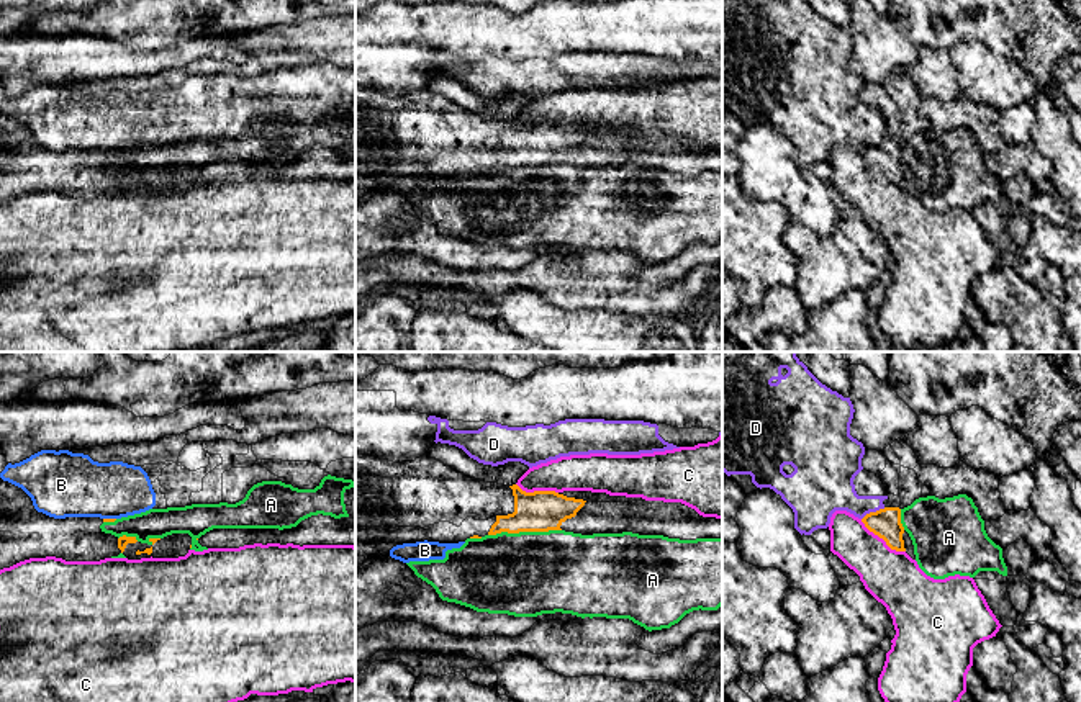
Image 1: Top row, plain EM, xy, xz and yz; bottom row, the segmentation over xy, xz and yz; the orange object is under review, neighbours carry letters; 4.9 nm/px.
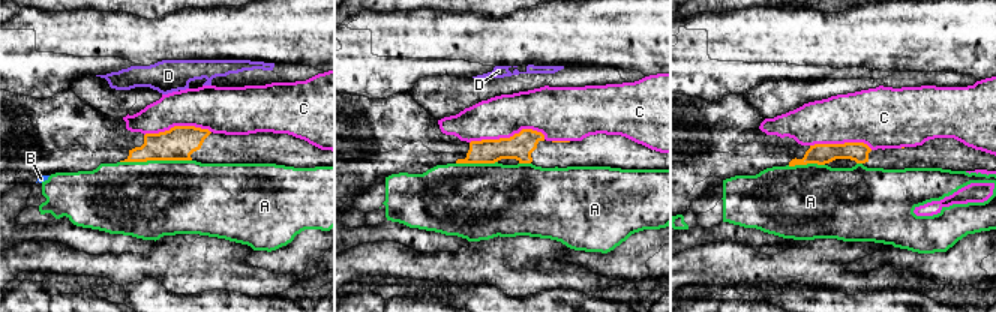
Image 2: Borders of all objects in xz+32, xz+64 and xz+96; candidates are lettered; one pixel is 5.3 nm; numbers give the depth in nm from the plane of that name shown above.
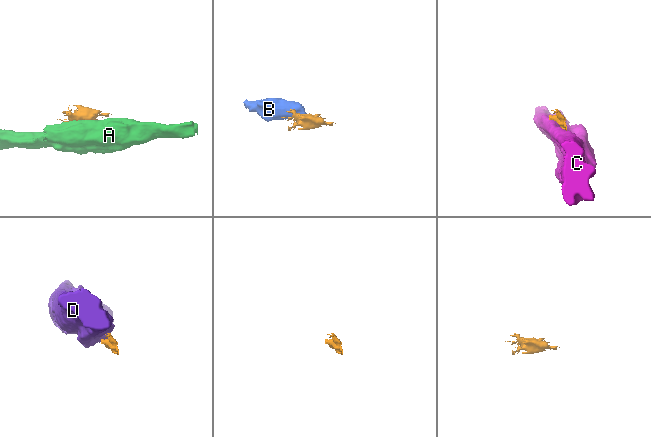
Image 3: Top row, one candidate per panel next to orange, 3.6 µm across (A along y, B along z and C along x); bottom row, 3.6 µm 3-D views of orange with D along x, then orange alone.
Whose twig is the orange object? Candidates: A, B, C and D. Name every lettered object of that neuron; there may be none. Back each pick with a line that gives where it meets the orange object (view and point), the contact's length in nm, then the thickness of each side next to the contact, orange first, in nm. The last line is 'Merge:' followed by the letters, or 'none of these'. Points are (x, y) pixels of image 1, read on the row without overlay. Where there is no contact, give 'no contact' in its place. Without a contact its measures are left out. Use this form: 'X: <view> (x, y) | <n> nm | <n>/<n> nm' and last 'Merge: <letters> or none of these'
Merge: none of these

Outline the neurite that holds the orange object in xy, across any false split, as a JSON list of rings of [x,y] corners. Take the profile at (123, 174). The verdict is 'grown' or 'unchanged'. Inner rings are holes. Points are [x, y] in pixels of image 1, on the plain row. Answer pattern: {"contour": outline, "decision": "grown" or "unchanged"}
{"contour": [[[0,111],[0,203],[29,191],[100,195],[118,190],[136,170],[105,167],[100,151],[54,152],[38,146],[31,131]]], "decision": "grown"}

